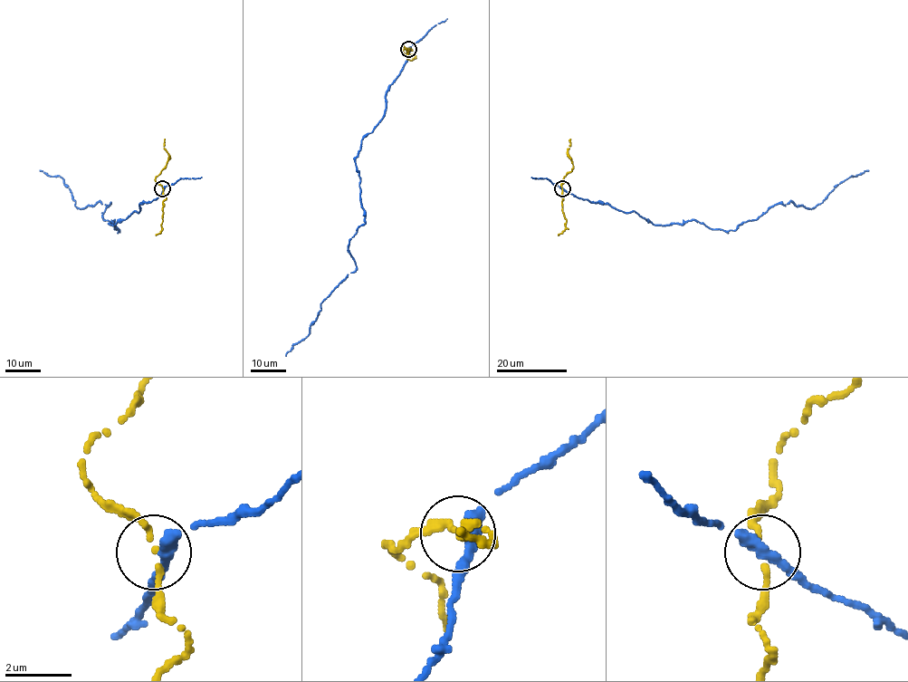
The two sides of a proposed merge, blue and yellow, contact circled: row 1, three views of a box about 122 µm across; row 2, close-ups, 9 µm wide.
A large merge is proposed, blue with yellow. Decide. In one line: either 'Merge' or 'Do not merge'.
Do not merge

